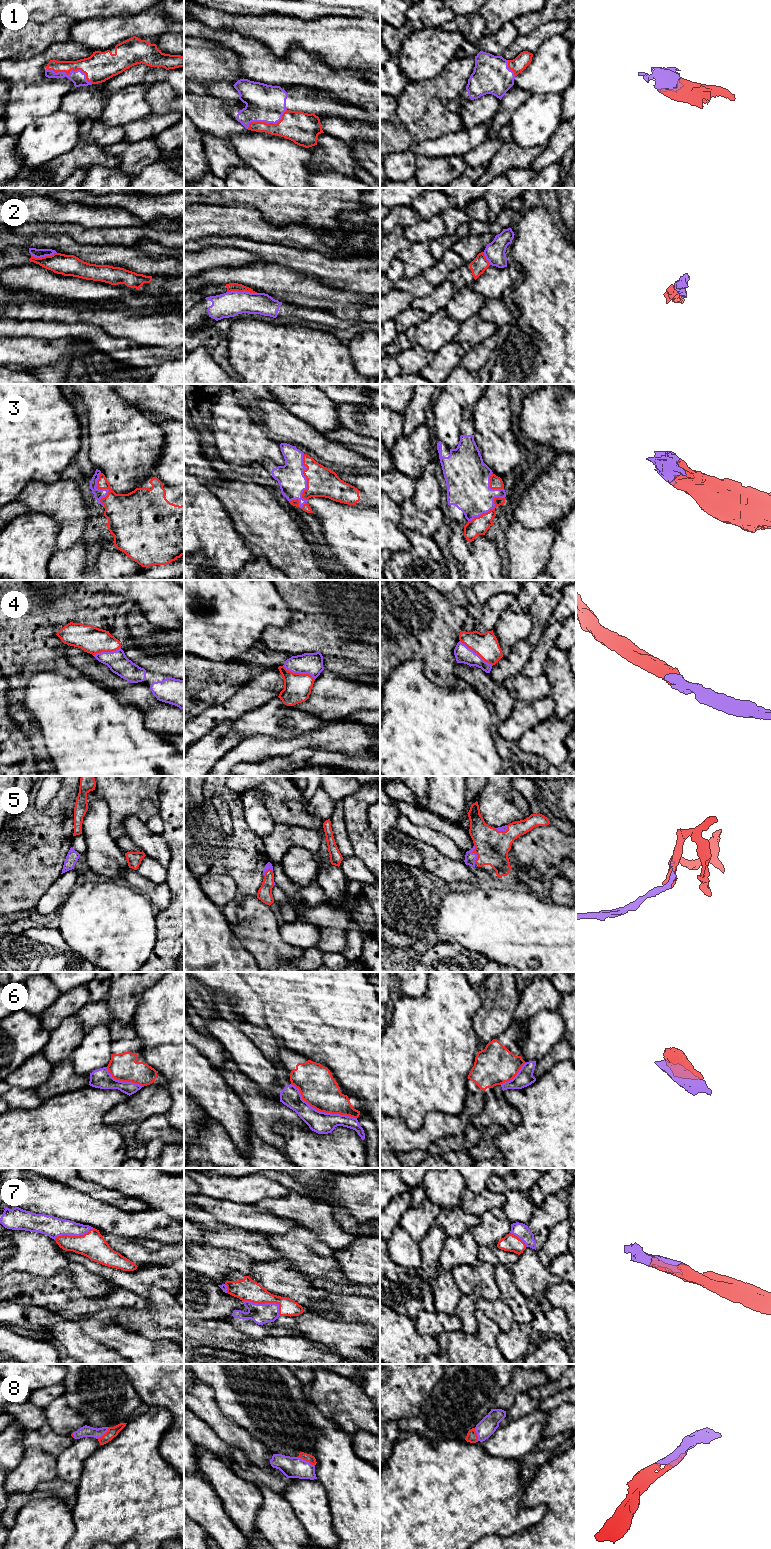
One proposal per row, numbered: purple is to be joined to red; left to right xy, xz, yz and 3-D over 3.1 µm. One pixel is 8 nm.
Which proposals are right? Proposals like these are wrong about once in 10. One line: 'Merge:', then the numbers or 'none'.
Merge: 1, 3, 4, 5, 7, 8

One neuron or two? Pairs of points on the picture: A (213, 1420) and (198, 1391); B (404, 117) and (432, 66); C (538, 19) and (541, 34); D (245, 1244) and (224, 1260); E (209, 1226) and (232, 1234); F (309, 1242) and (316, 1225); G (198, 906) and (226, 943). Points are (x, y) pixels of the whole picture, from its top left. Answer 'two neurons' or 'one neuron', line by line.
A: one neuron
B: two neurons
C: two neurons
D: two neurons
E: one neuron
F: two neurons
G: one neuron

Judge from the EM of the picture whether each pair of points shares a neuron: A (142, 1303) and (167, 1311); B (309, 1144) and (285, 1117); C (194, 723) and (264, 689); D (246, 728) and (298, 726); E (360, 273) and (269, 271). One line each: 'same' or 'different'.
A: different
B: different
C: same
D: same
E: different

